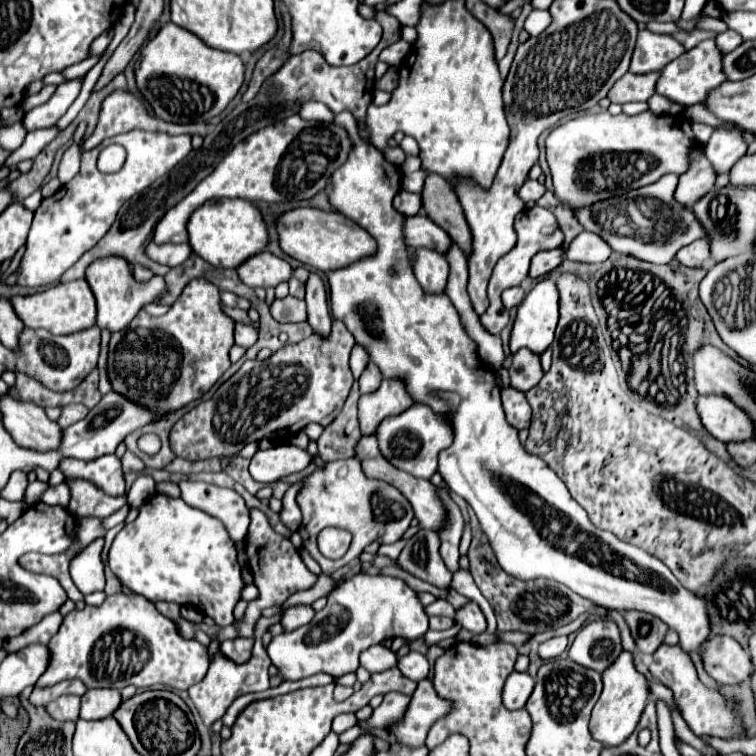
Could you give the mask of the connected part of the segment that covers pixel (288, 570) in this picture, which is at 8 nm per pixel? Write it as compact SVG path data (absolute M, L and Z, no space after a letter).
M251 508L251 526L249 526L249 534L247 534L245 552L247 552L247 568L251 570L251 574L255 578L259 596L249 602L247 612L245 612L243 620L239 622L239 636L253 636L253 626L265 608L283 604L291 594L311 588L319 576L313 574L307 566L303 566L303 560L301 560L299 552L295 550L295 546L291 544L291 540L277 534L271 528L267 516L259 508Z

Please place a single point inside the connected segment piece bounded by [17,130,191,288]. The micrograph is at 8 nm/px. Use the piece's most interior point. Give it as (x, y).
(67, 224)

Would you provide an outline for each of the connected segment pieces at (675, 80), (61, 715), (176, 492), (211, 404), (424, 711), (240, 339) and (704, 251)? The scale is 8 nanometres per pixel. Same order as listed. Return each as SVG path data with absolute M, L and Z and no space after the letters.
M705 40L705 42L697 44L695 48L687 50L685 54L681 54L679 58L675 58L673 62L669 62L661 70L661 76L655 86L655 94L663 96L675 104L681 104L681 106L693 106L693 104L703 102L705 94L725 80L727 78L721 72L721 52L717 50L715 40Z
M63 696L57 702L49 702L45 706L45 710L55 718L55 720L71 720L77 722L79 720L79 698L75 696Z
M162 482L156 484L155 493L157 494L167 494L173 498L180 497L180 489L177 484L172 482Z
M333 320L329 336L311 334L299 344L283 346L263 362L245 360L243 366L217 388L213 398L197 404L193 410L189 410L183 418L175 422L169 434L171 450L175 452L175 456L187 458L187 460L205 460L211 456L217 456L217 458L235 456L249 442L259 442L263 438L269 438L273 444L289 442L309 422L317 422L321 426L331 424L339 414L339 410L343 408L353 384L353 374L349 370L349 354L353 344L355 344L355 336L347 330L347 326L341 320Z
M429 678L421 680L413 698L411 706L407 708L407 714L403 716L403 722L395 724L391 732L397 740L402 741L405 733L405 744L407 746L423 746L427 732L435 720L441 716L447 716L451 712L452 703L449 700L440 698Z
M237 324L235 326L235 344L241 348L251 348L257 342L257 332L251 326Z
M695 240L687 246L683 246L677 252L677 258L687 266L709 266L709 242L707 240Z

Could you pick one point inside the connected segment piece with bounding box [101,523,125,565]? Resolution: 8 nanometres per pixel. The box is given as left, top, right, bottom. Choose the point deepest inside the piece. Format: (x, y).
(110, 534)

